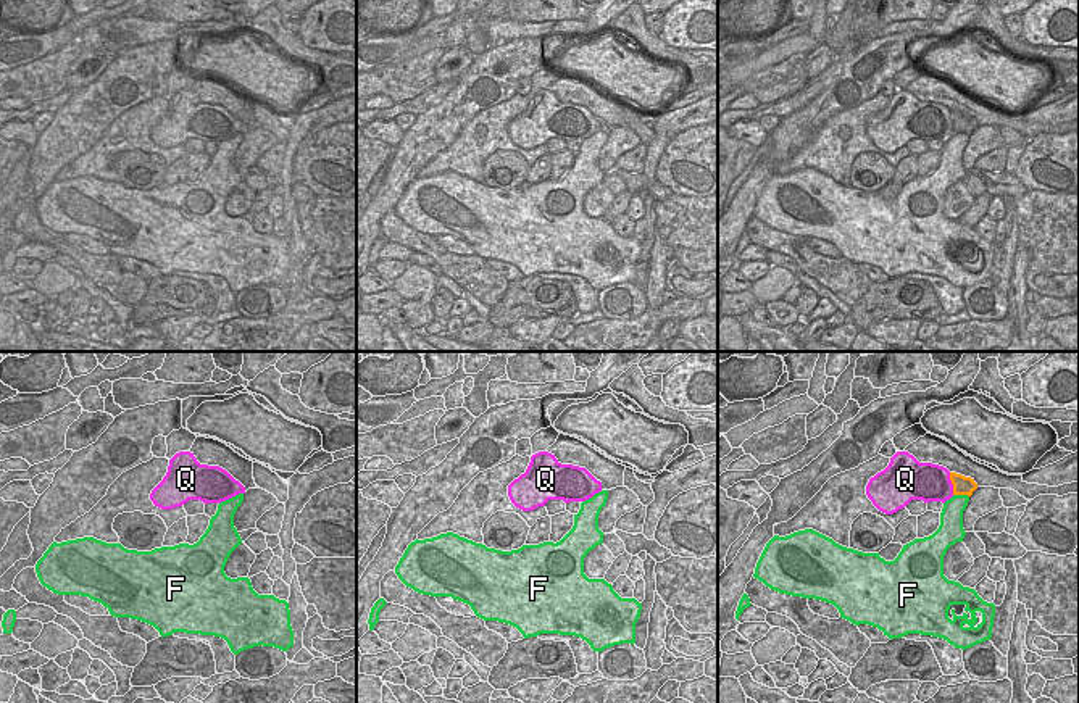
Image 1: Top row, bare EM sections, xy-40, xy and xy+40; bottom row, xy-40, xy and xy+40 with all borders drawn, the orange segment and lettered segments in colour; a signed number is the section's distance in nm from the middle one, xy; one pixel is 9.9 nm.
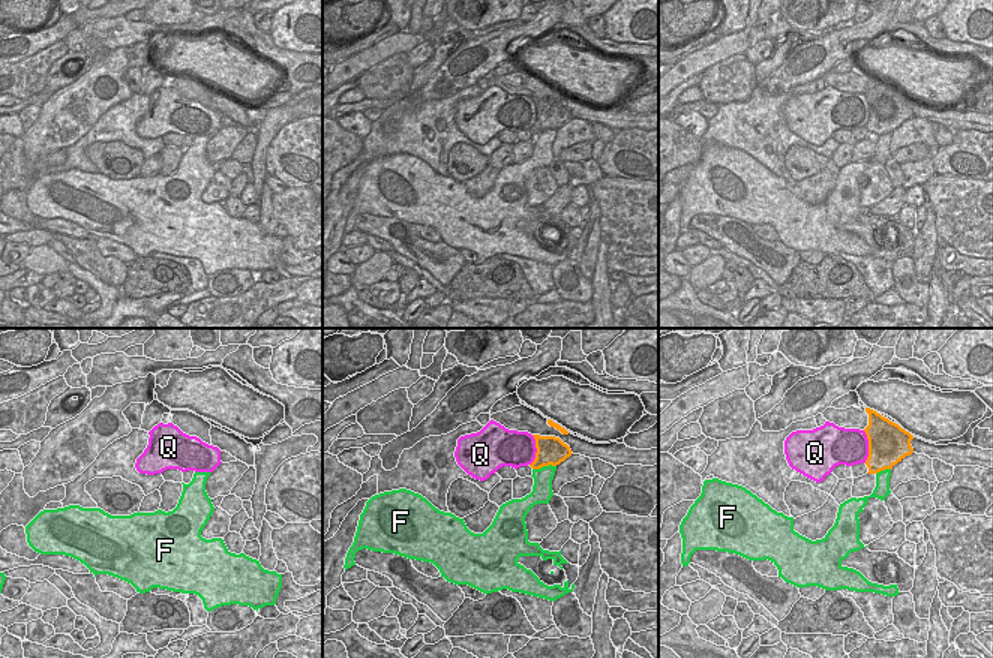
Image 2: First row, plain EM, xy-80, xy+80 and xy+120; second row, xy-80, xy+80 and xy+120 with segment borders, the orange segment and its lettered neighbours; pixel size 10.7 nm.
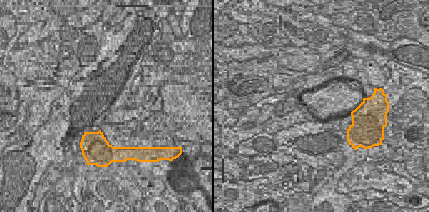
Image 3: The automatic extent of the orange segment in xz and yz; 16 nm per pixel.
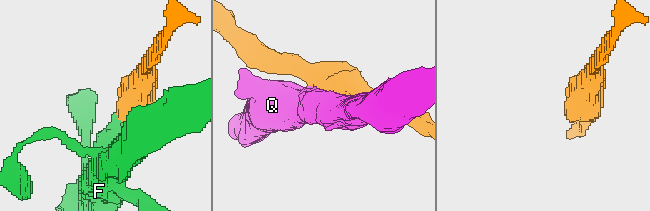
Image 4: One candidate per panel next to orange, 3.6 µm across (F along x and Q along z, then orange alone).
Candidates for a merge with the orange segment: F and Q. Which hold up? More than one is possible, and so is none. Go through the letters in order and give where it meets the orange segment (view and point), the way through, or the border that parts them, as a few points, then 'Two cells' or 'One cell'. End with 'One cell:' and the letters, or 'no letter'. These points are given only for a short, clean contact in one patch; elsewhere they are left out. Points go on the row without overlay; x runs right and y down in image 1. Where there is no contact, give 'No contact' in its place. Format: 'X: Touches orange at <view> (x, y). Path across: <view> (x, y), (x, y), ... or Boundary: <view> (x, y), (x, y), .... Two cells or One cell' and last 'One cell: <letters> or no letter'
F: Touches orange at xy+40 (962, 133). Boundary: xy+40 (954, 133), (965, 133), (968, 136). Two cells
Q: Touches orange at xy+40 (952, 121). Two cells
One cell: no letter

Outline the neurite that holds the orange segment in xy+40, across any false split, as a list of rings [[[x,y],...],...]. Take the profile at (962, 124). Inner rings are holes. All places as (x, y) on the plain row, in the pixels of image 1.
[[[950,111],[950,119],[953,123],[953,134],[968,134],[971,135],[973,131],[977,127],[977,123],[971,116],[964,116],[956,111]]]

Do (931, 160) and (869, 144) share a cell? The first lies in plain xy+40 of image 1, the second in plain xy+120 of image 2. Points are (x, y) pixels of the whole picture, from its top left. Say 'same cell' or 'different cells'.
same cell

